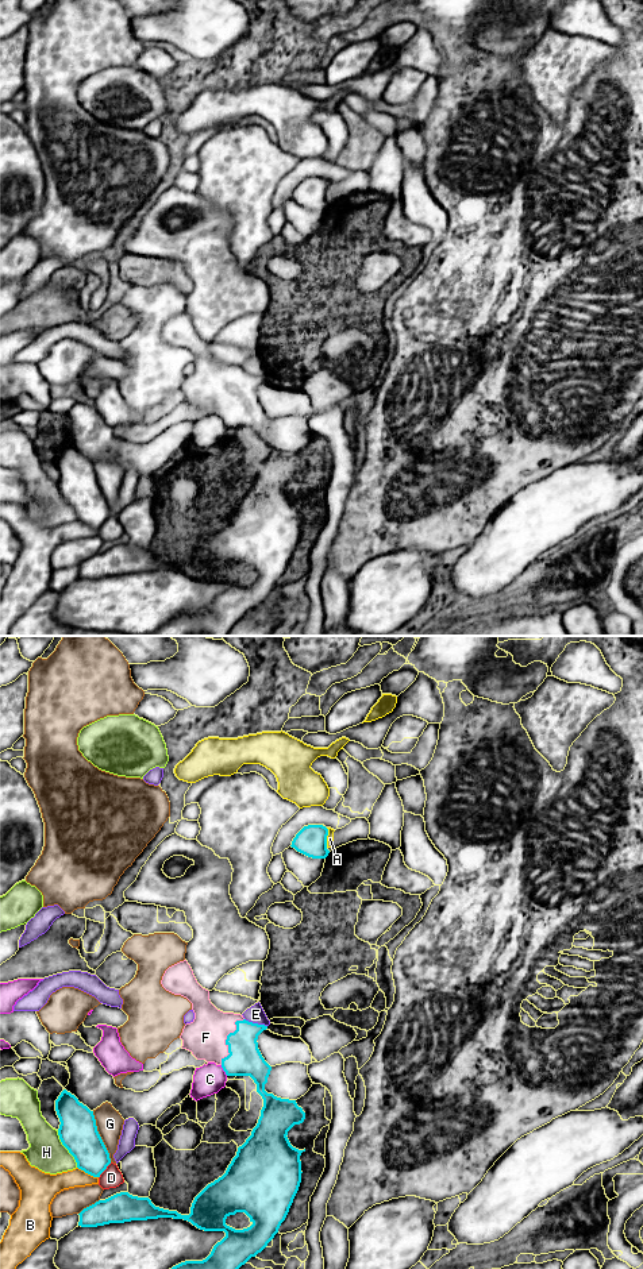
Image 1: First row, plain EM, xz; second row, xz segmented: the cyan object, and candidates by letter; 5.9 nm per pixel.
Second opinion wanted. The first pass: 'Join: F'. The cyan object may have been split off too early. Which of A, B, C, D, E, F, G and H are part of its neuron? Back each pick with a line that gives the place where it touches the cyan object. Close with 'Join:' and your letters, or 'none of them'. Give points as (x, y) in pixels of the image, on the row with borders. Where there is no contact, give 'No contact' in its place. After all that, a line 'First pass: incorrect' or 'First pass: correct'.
F: Touches cyan at xz (227, 1038)
Join: F
First pass: correct

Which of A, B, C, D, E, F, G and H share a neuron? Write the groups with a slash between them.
A / B / C / D / E / F / G / H

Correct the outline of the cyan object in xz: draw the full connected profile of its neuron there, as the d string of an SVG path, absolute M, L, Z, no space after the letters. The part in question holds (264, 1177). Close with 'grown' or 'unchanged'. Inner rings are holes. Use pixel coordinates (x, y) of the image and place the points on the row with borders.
M186 960L169 967L161 984L166 991L181 995L192 1003L195 1019L182 1029L181 1048L189 1050L197 1060L220 1065L227 1076L250 1076L257 1084L257 1092L263 1099L261 1116L251 1135L238 1148L226 1173L195 1197L189 1215L155 1207L149 1197L120 1192L84 1208L78 1214L78 1226L97 1227L158 1218L184 1219L204 1231L224 1231L226 1237L213 1246L205 1260L185 1261L172 1269L239 1269L274 1238L299 1191L303 1173L300 1156L305 1149L293 1148L286 1135L294 1125L304 1122L305 1112L296 1100L281 1099L265 1091L272 1066L262 1057L257 1040L267 1026L249 1022L240 1014L217 1010L209 1000L209 991L197 983ZM236 1212L245 1212L253 1224L243 1230L227 1226L226 1219Z | grown

